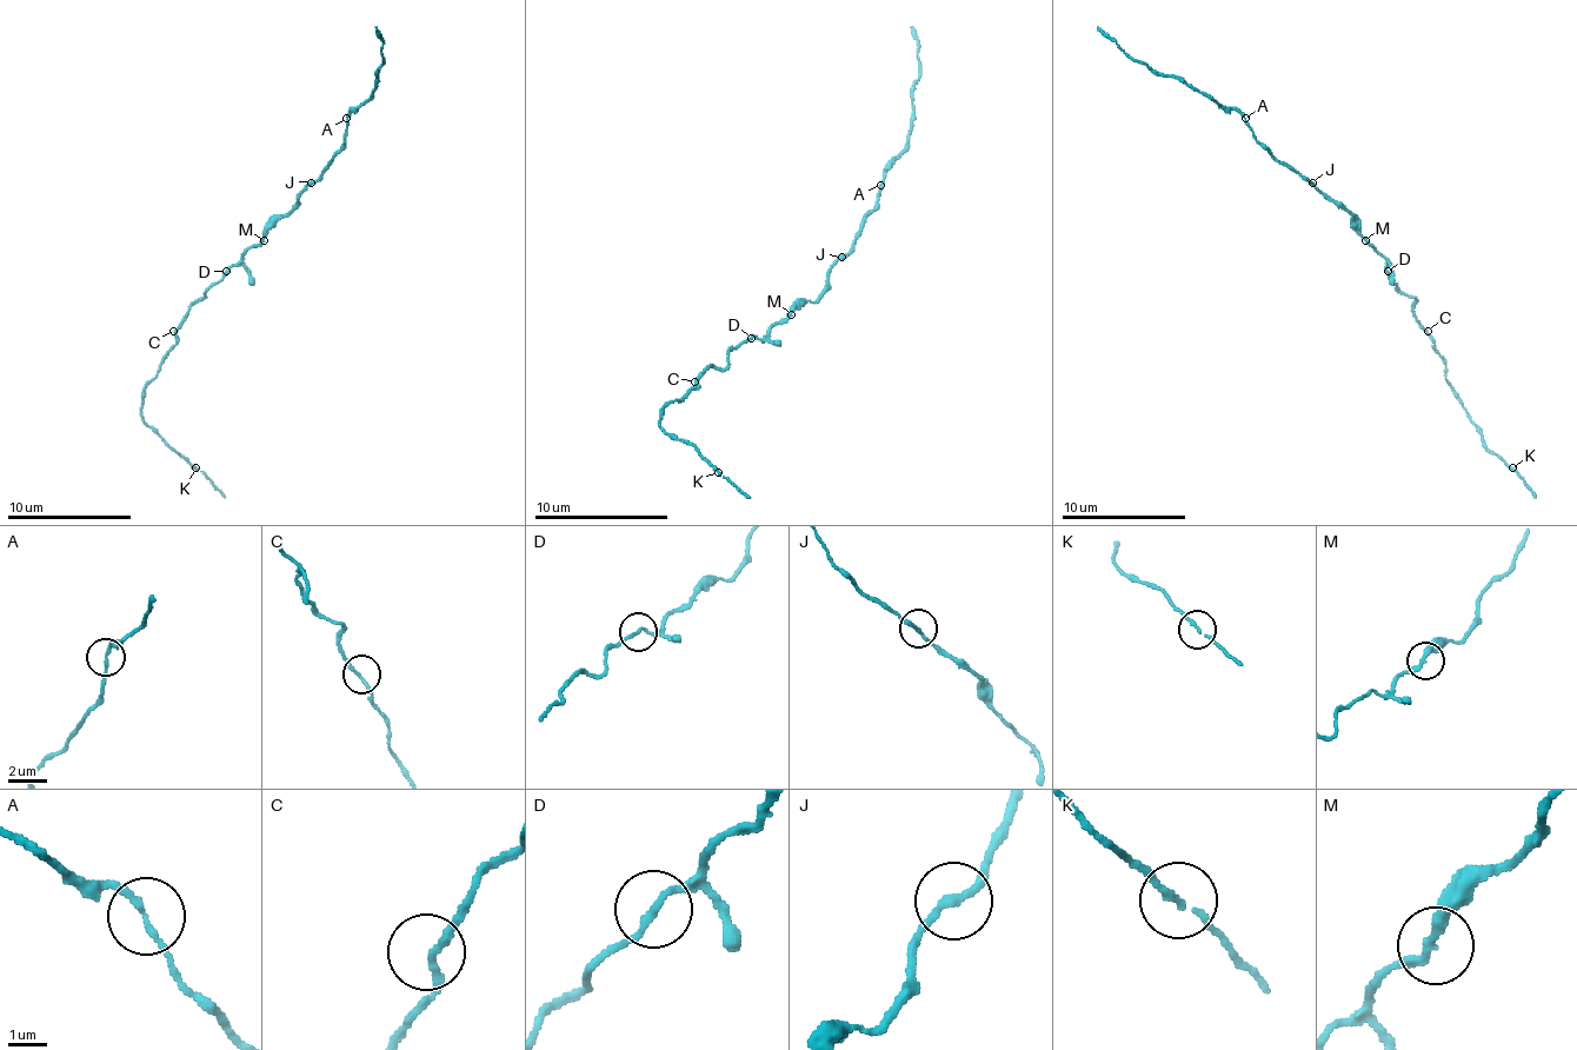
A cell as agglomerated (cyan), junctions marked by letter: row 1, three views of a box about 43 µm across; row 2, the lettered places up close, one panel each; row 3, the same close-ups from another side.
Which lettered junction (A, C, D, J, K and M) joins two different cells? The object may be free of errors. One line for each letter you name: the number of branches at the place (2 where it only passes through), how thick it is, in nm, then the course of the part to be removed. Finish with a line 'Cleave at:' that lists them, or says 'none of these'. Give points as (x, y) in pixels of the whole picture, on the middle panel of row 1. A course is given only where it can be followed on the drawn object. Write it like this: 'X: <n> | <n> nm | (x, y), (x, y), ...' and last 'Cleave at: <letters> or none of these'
Cleave at: none of these

